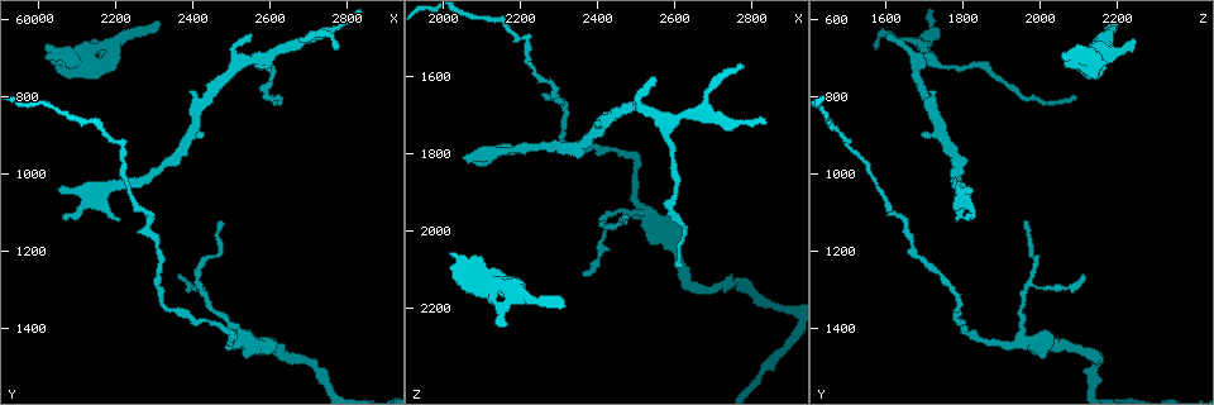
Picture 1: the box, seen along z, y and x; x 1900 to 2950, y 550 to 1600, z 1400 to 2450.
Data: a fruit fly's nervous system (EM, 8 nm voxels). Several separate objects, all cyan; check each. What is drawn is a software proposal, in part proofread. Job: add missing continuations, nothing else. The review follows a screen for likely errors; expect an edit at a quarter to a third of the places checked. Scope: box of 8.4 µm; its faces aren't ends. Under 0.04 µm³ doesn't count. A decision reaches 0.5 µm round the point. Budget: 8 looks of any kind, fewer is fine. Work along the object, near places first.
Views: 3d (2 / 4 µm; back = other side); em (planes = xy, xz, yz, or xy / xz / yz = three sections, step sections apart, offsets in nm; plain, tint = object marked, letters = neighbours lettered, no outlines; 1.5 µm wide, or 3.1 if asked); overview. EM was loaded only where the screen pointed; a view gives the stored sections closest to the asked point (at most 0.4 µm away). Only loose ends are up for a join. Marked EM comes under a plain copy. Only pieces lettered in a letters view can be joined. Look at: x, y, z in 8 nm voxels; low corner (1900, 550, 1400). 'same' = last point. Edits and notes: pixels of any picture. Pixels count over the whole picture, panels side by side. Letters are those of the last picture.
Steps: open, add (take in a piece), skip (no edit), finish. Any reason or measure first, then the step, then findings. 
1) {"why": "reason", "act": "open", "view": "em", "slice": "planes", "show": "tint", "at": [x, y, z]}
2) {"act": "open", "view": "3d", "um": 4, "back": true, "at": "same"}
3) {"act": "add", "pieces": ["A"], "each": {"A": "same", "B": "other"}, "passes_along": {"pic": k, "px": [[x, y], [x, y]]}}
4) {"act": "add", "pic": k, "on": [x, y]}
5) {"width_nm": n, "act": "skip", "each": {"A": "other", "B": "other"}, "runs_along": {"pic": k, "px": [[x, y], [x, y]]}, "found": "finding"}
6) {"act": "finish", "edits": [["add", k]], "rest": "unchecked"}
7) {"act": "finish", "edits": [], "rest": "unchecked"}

{"why": "tapers out", "act": "open", "view": "3d", "um": 2, "at": [2610, 795, 2090]}

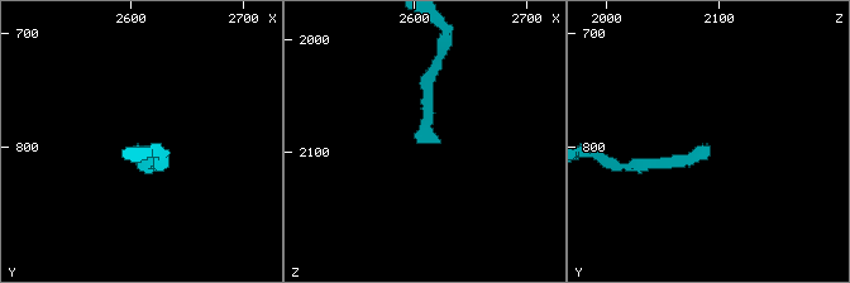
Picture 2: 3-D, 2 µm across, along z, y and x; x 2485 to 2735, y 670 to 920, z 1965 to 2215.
{"why": "now the EM", "act": "open", "view": "em", "slice": "planes", "show": "letters", "at": [2604, 800, 2094]}

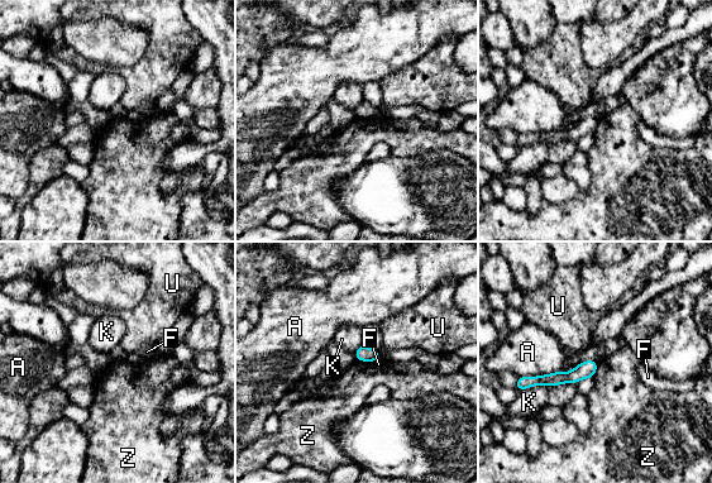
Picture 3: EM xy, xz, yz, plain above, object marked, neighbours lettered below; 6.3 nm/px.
{"longest_contact_nm": ["A", 260], "act": "skip", "each": {"A": "other", "F": "other", "K": "other", "U": "other", "Z": "other"}, "border": {"pic": 3, "px": [[357, 359], [372, 362]]}, "found": "none of them fits"}

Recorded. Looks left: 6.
{"why": "branch stops here", "act": "open", "view": "3d", "um": 2, "at": [2545, 650, 1605]}

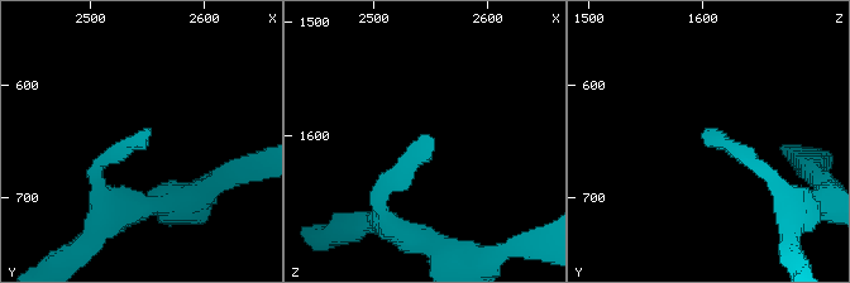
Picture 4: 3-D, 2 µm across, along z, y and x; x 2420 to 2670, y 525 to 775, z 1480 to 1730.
{"why": "now the EM", "act": "open", "view": "em", "slice": "xz", "step": 4, "show": "tint", "at": [2554, 642, 1602]}

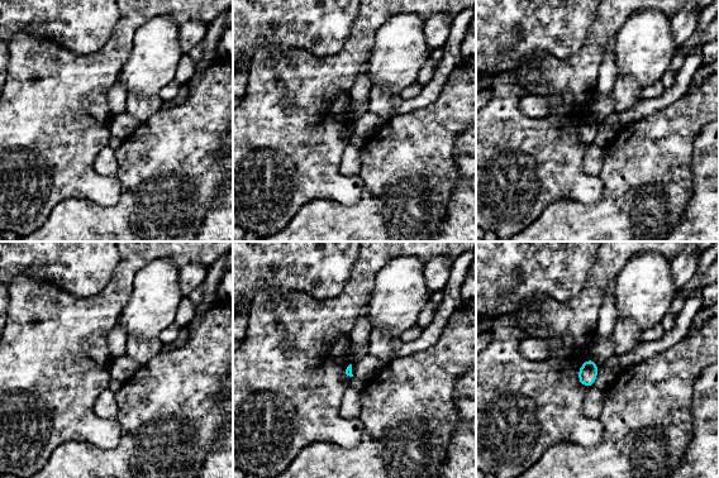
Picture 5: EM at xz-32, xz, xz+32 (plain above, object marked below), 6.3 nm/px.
{"act": "open", "view": "em", "slice": "planes", "show": "letters", "at": "same"}

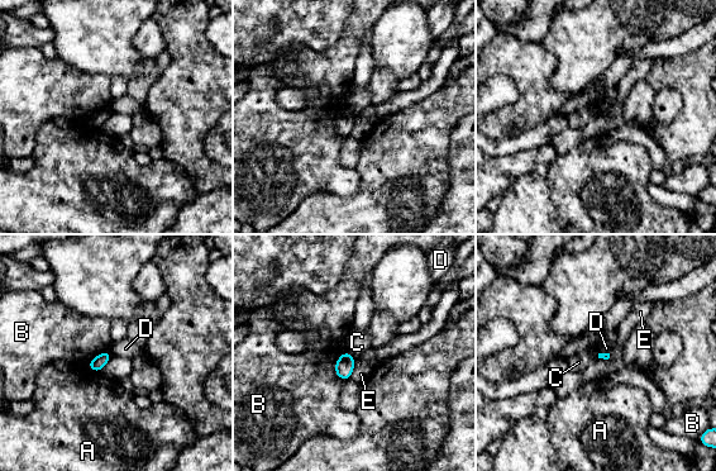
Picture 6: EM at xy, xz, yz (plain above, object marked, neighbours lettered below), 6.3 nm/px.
{"act": "skip", "each": {"A": "other", "B": "other", "C": "other", "D": "other", "E": "other"}, "found": "no lettered piece goes on from it"}

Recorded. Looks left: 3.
{"why": "tapers out", "act": "open", "view": "3d", "um": 2, "at": [2155, 655, 2250]}

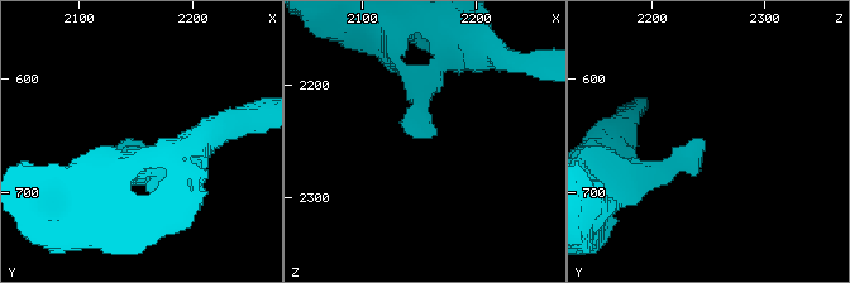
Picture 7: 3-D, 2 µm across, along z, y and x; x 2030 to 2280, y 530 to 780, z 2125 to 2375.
{"why": "now the EM", "act": "open", "view": "em", "slice": "yz", "step": 8, "show": "letters", "at": [2158, 662, 2248]}

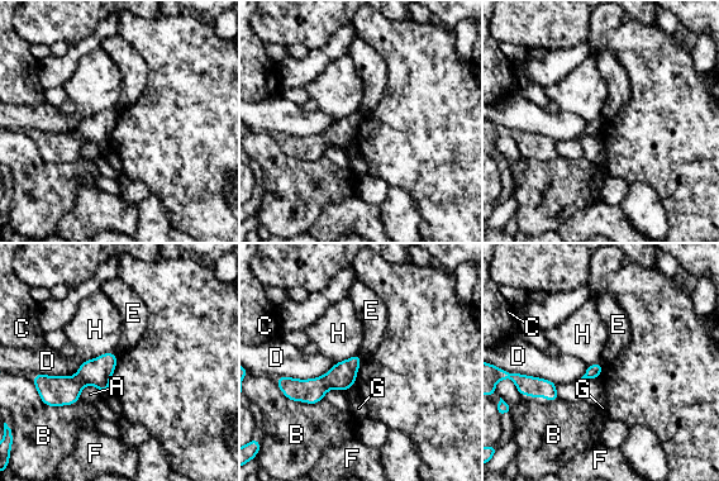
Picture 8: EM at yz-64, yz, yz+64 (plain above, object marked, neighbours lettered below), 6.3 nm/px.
{"act": "open", "view": "em", "slice": "planes", "show": "letters", "at": "same"}

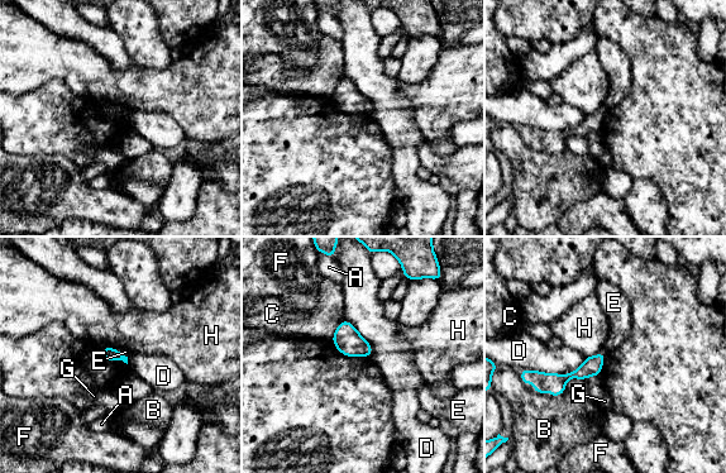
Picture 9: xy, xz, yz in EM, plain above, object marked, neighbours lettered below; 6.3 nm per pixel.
{"longest_contact_nm": ["D", 400], "act": "skip", "each": {"A": "other", "B": "other", "C": "other", "D": "other", "E": "other", "F": "other", "G": "other", "H": "other"}, "found": "no lettered piece goes on from it"}

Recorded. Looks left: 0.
{"act": "finish", "edits": [], "rest": "unchecked"}

